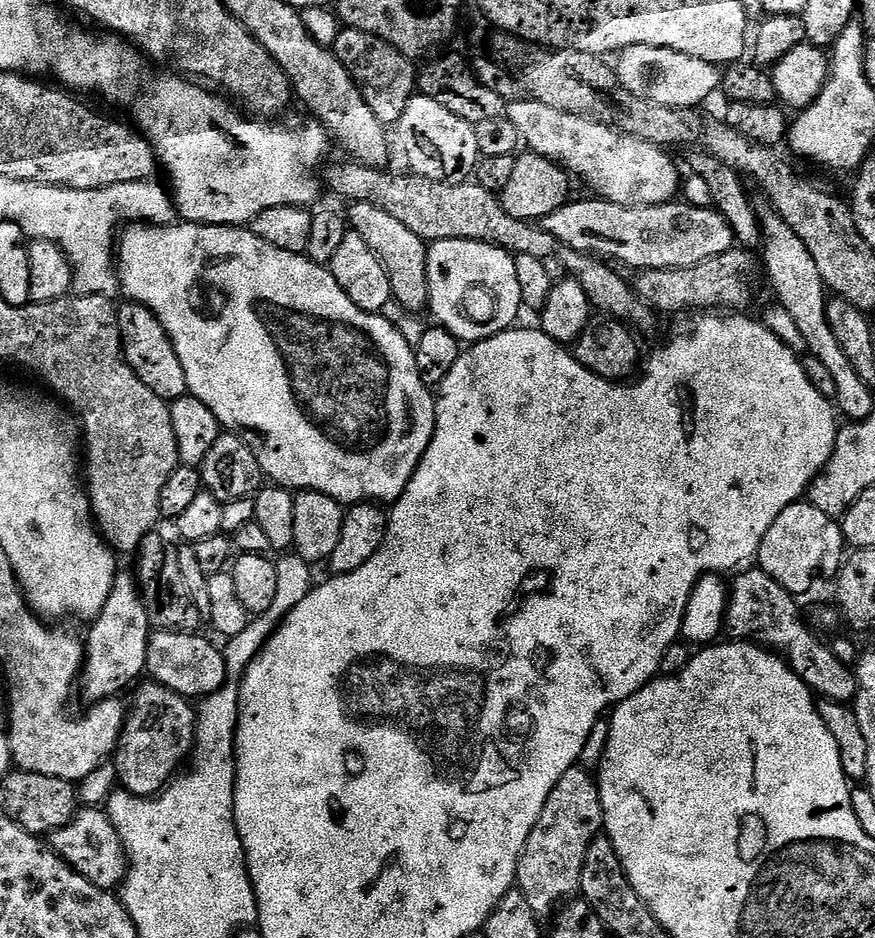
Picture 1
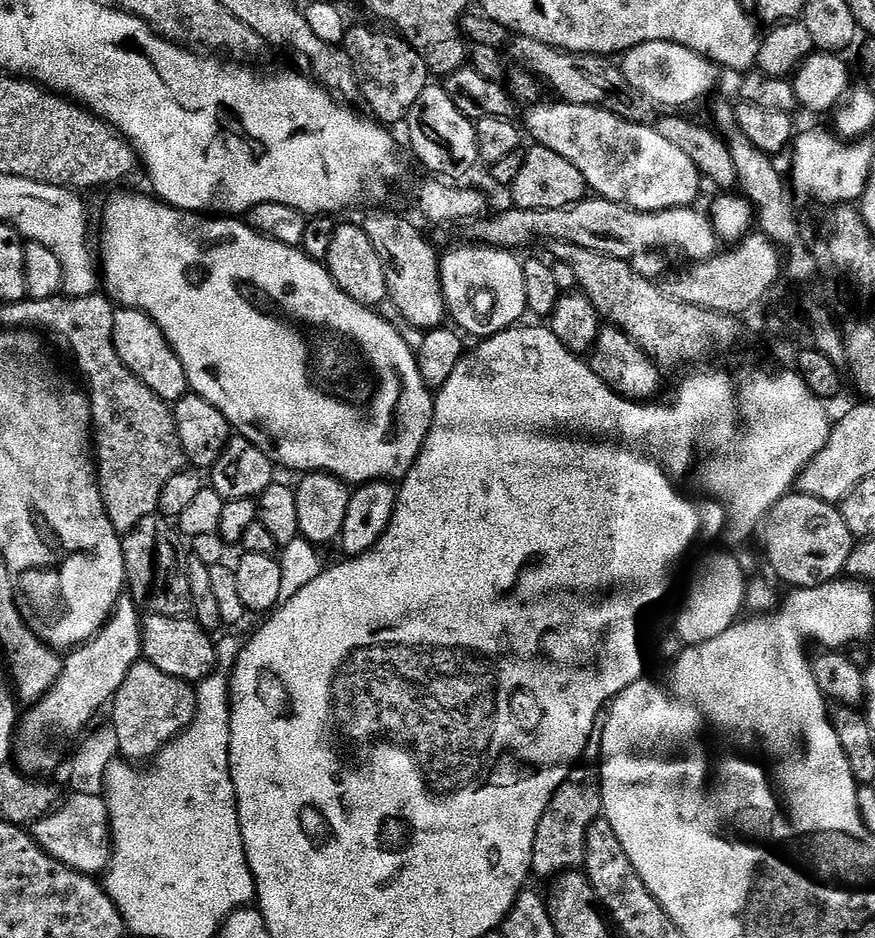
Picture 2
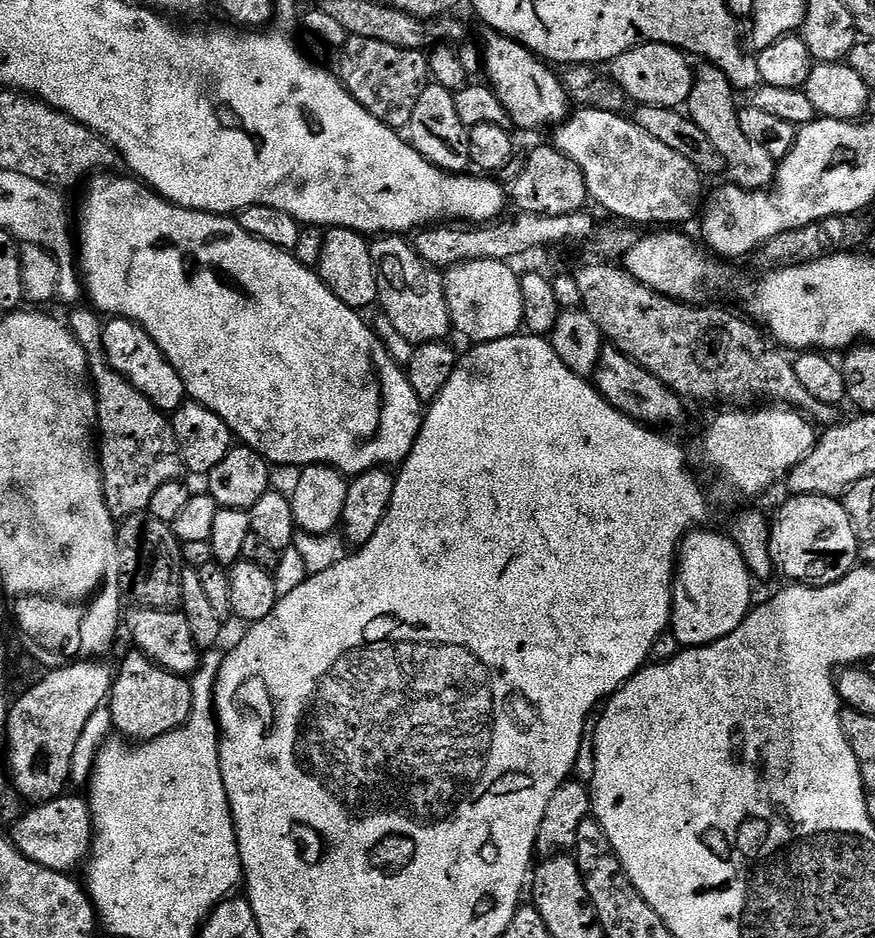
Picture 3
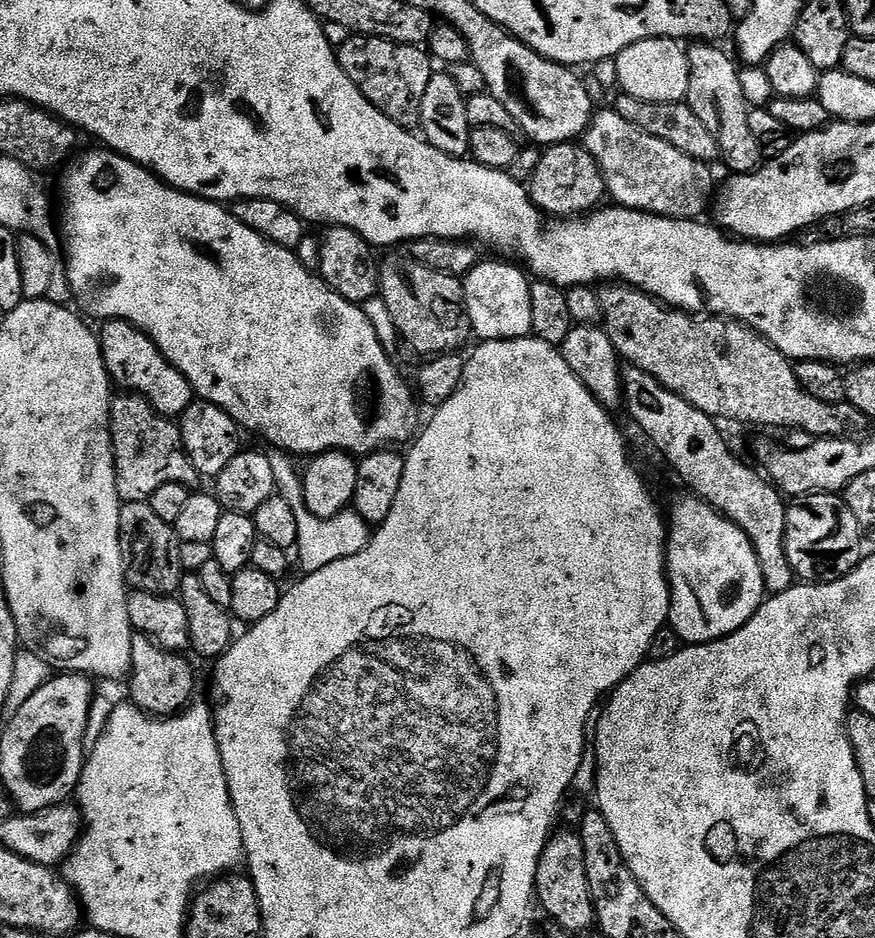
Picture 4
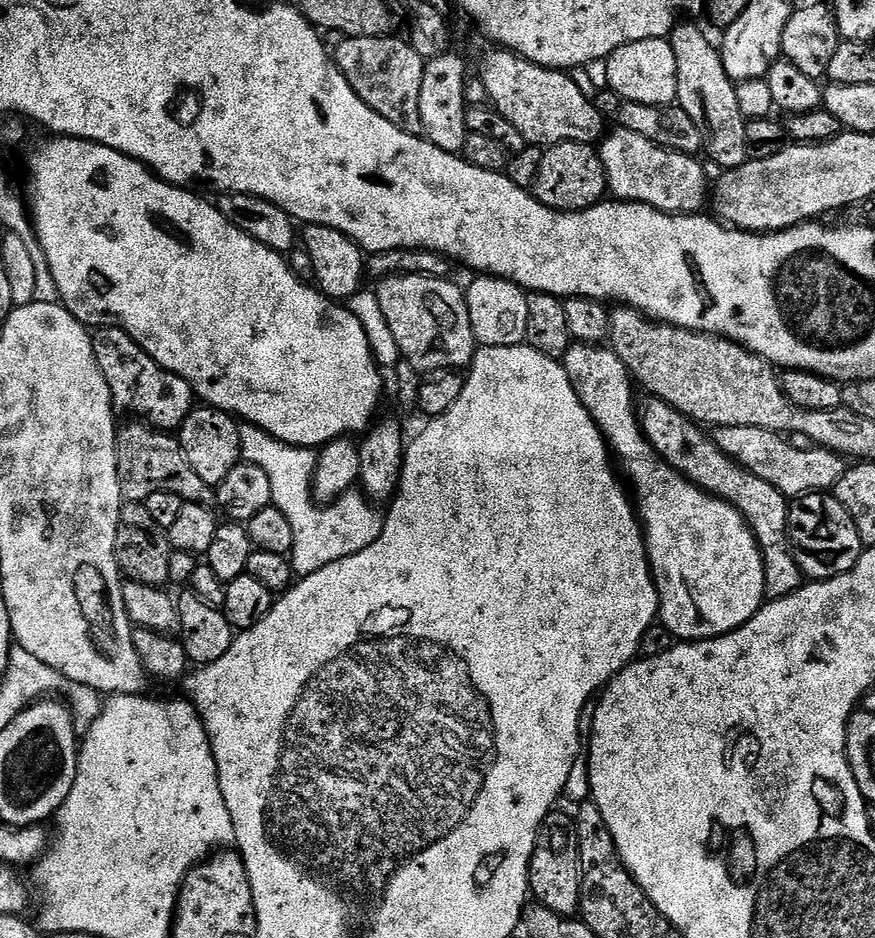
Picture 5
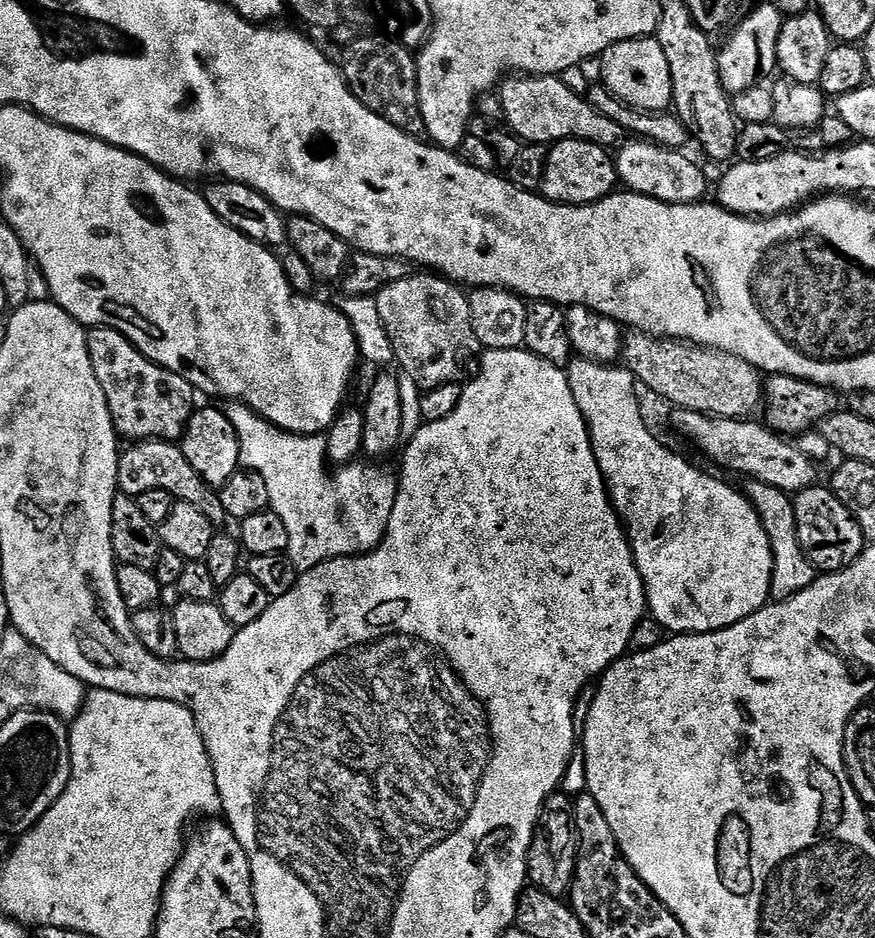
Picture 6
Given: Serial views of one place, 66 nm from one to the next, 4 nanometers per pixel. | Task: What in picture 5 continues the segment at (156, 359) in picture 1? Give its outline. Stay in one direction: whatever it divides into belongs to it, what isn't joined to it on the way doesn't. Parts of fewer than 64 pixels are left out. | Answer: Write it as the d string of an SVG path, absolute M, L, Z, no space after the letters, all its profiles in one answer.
M97 327L92 332L92 345L102 378L106 378L106 386L110 386L112 403L121 413L133 412L136 415L133 417L157 430L179 429L194 407L192 388L181 376L161 368L121 328Z

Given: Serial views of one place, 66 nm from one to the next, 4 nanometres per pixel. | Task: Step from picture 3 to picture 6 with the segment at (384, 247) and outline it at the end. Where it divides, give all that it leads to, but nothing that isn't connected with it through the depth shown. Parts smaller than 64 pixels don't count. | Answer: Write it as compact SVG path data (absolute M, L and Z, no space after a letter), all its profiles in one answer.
M417 274L402 278L402 282L394 282L375 295L382 324L388 331L393 346L395 363L400 364L401 370L405 372L403 375L414 381L421 390L467 381L481 359L482 346L478 342L478 334L474 334L468 296L459 291L463 292L447 278L441 278L436 274Z

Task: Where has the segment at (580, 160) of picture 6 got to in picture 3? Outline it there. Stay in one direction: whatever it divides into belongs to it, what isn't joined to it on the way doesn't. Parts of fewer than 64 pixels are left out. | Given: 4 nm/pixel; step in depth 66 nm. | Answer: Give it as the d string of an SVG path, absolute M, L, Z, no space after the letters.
M555 146L536 148L527 153L525 170L510 185L510 200L520 207L521 213L533 212L539 216L565 216L581 211L590 197L586 178L580 167L566 154L562 154Z

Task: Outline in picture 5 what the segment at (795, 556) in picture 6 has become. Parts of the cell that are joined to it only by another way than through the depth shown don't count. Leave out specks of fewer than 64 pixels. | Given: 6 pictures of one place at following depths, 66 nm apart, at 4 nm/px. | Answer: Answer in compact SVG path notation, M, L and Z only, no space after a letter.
M651 394L643 397L644 401L638 404L638 419L640 431L652 444L652 449L660 455L660 459L665 460L675 472L682 474L692 484L704 489L705 492L712 493L713 496L720 497L730 506L734 506L742 514L742 518L747 522L748 528L754 534L756 545L760 547L760 553L764 559L764 595L768 600L781 600L790 594L794 594L805 583L806 577L801 572L798 562L792 556L792 546L788 539L788 506L789 497L782 495L770 482L762 482L753 472L748 472L740 464L735 464L717 446L715 439L707 436L705 429L688 416L683 416L677 408L671 408L665 400L659 400L657 396Z

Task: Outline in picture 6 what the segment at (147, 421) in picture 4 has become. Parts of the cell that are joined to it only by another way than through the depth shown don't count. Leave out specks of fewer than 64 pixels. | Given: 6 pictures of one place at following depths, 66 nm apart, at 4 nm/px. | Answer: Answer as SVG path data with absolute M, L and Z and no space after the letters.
M141 440L125 447L120 453L118 488L123 495L137 498L146 494L146 490L166 490L173 501L198 506L198 510L202 510L202 514L206 514L214 526L229 523L230 520L220 501L219 491L209 488L198 470L186 462L183 447L167 440Z

